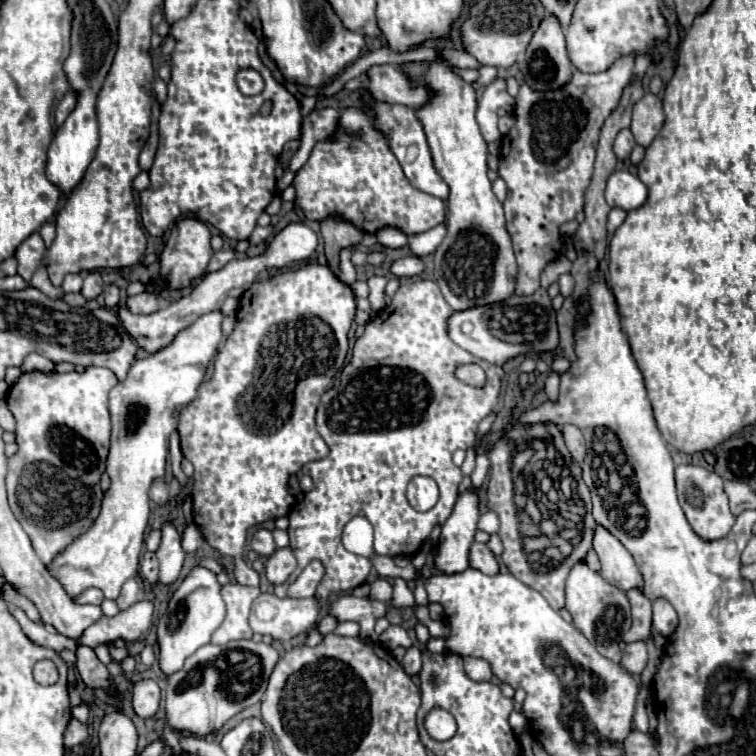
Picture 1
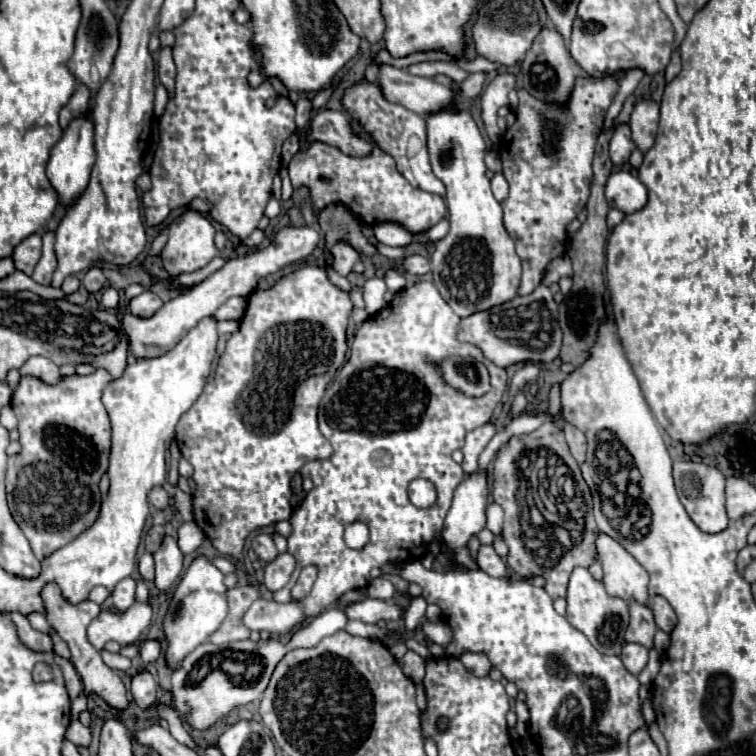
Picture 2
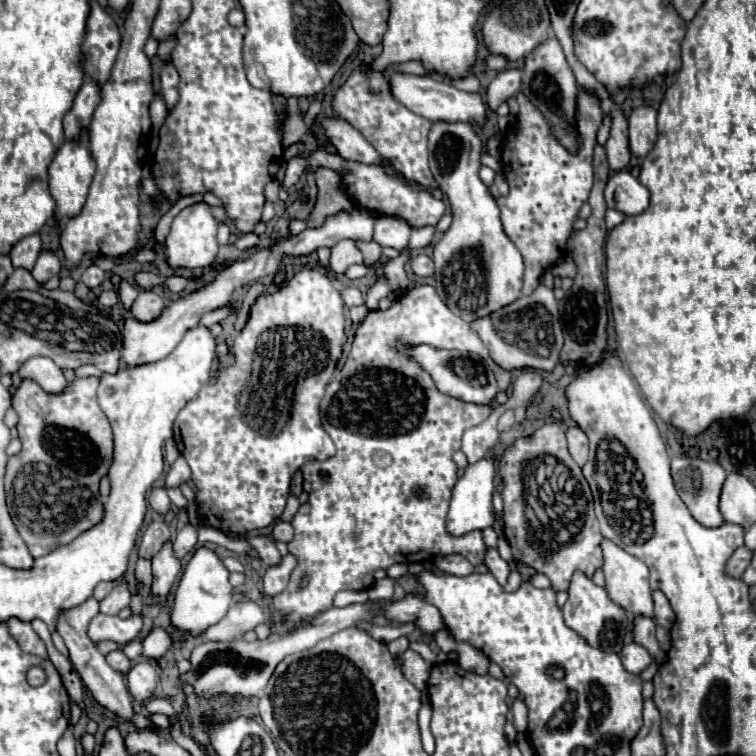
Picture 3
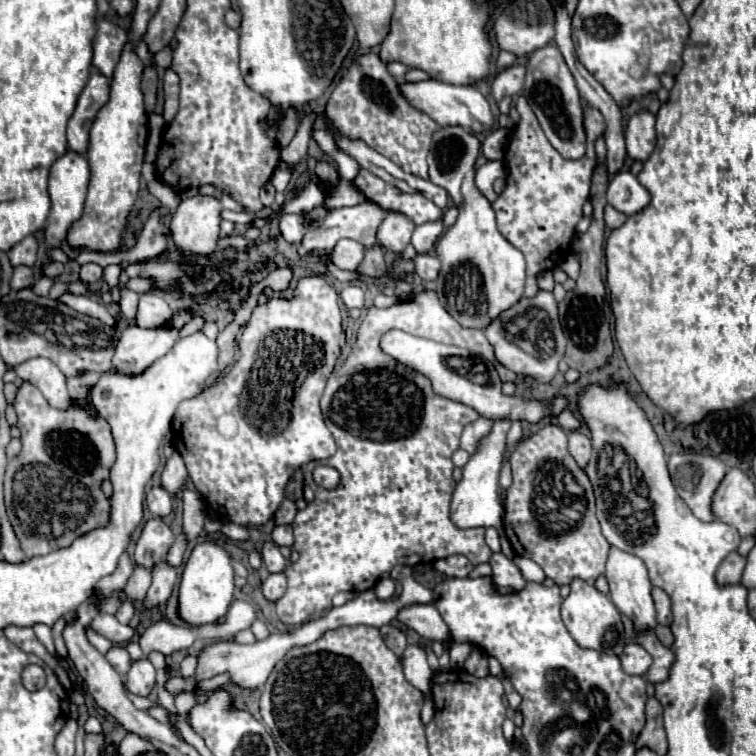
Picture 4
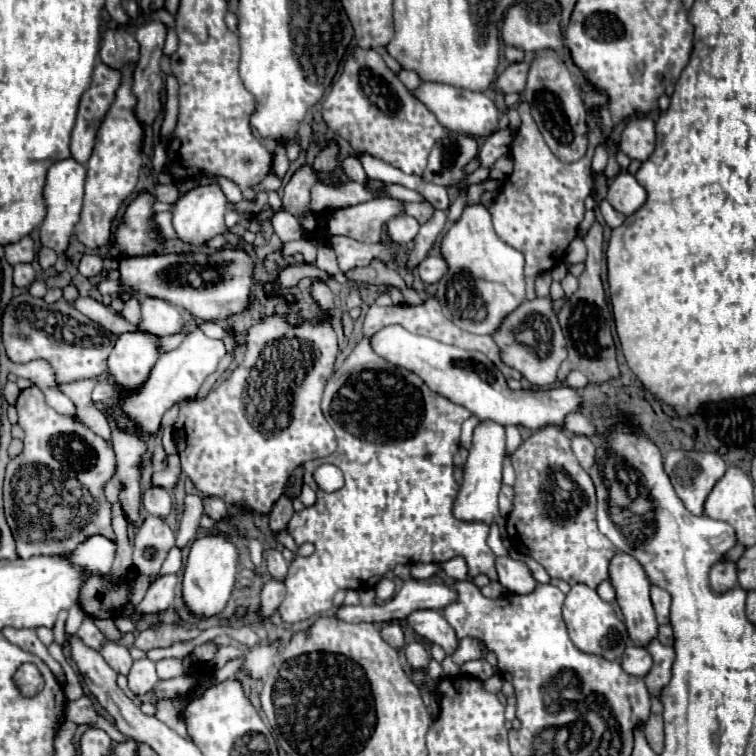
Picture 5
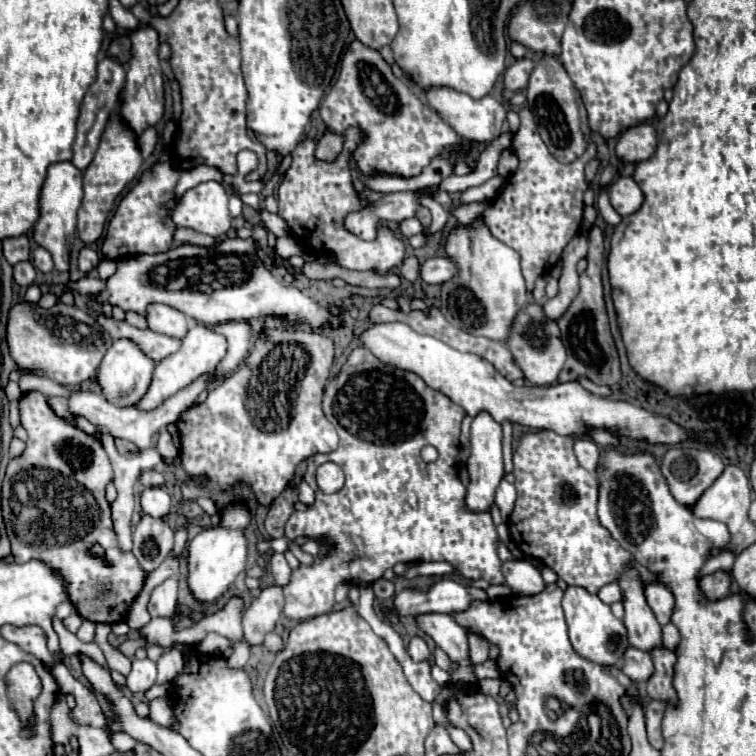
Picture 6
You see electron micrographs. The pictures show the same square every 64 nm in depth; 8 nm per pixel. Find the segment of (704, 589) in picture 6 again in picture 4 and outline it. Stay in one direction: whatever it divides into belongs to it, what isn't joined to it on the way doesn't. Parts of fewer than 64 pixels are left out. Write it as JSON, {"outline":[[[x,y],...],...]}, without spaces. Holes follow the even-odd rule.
{"outline":[[[732,552],[728,554],[718,570],[716,570],[716,582],[720,586],[728,586],[728,584],[738,584],[740,578],[742,578],[742,572],[744,572],[744,566],[746,566],[746,558],[740,556],[738,552]]]}

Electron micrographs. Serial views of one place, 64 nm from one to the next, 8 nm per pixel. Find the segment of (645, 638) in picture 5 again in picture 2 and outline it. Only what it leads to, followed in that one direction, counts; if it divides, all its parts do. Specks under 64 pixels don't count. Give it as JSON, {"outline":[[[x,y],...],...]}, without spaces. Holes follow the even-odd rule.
{"outline":[[[606,534],[598,536],[596,548],[598,560],[604,568],[604,586],[608,594],[650,606],[648,572],[634,560],[634,556]]]}

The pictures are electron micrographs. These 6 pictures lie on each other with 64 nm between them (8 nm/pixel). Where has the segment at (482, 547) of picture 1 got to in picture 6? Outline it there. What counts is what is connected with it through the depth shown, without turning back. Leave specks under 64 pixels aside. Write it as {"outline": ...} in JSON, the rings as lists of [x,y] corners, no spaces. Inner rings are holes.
{"outline":[[[528,560],[504,562],[502,570],[504,570],[504,576],[506,576],[506,584],[518,596],[540,594],[546,588],[546,582],[544,582],[540,570]]]}

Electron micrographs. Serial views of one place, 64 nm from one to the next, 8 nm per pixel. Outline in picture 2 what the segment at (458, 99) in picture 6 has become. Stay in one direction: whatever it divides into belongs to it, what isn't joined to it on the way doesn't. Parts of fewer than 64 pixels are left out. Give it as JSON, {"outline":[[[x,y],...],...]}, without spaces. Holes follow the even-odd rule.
{"outline":[[[382,66],[378,84],[390,102],[402,104],[404,108],[428,116],[450,108],[456,100],[456,92],[448,86],[434,82],[432,78],[412,76],[406,70],[394,66]]]}

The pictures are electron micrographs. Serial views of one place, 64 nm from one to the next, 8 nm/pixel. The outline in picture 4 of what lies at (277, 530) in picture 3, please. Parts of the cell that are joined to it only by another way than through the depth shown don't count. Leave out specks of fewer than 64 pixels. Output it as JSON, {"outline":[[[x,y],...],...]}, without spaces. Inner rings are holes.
{"outline":[[[276,526],[274,532],[272,532],[272,540],[274,540],[278,546],[288,546],[288,548],[292,548],[292,544],[294,544],[292,528],[290,528],[290,526]]]}

